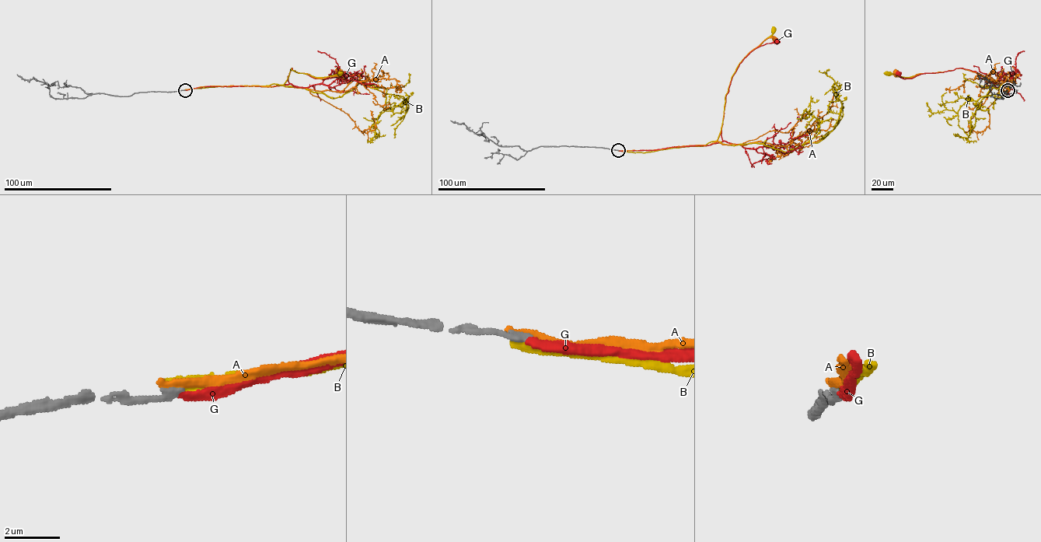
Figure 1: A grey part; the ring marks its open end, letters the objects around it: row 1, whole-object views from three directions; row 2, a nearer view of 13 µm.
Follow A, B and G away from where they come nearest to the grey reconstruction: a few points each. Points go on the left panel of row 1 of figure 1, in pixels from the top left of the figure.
A: (185, 89), (203, 86), (282, 85), (291, 68), (296, 72), (319, 78), (339, 75), (340, 71)
B: (185, 90), (282, 85), (291, 68), (298, 73), (316, 77), (340, 73)
G: (185, 90), (202, 86), (288, 85), (288, 76), (291, 68), (296, 72), (315, 78), (339, 76), (344, 73)

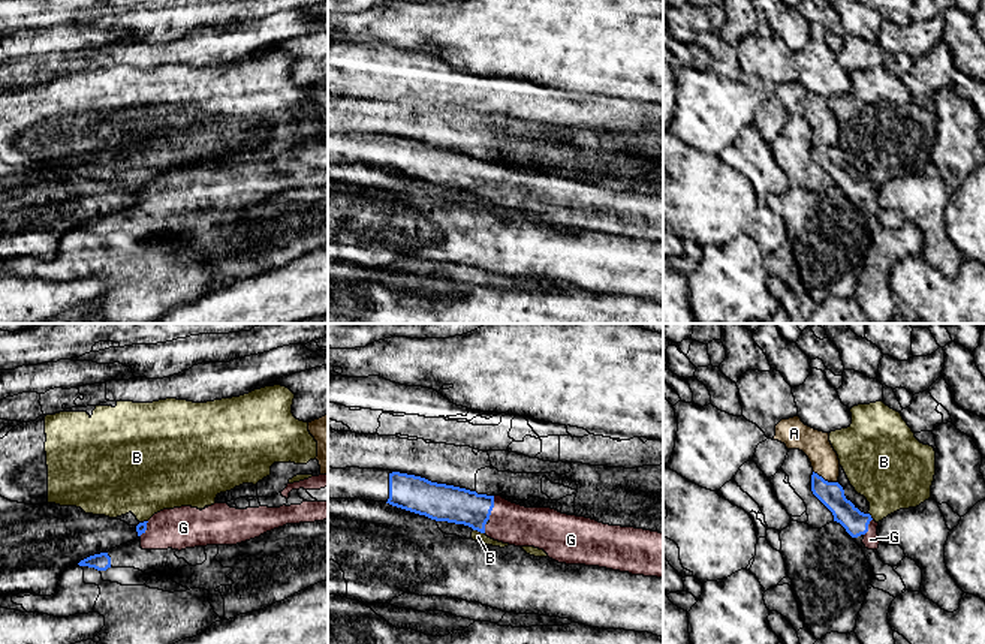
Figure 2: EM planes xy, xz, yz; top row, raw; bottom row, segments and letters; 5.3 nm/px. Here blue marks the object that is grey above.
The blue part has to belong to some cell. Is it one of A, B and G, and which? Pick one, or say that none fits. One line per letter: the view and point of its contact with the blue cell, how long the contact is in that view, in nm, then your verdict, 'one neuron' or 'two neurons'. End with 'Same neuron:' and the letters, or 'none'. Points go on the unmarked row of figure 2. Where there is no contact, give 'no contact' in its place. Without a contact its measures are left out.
A: contact yz (824, 144); length 140 nm; two neurons
B: contact xz (479, 195); length 70 nm; two neurons
G: contact xz (491, 172); length 130 nm; one neuron
Same neuron: G

